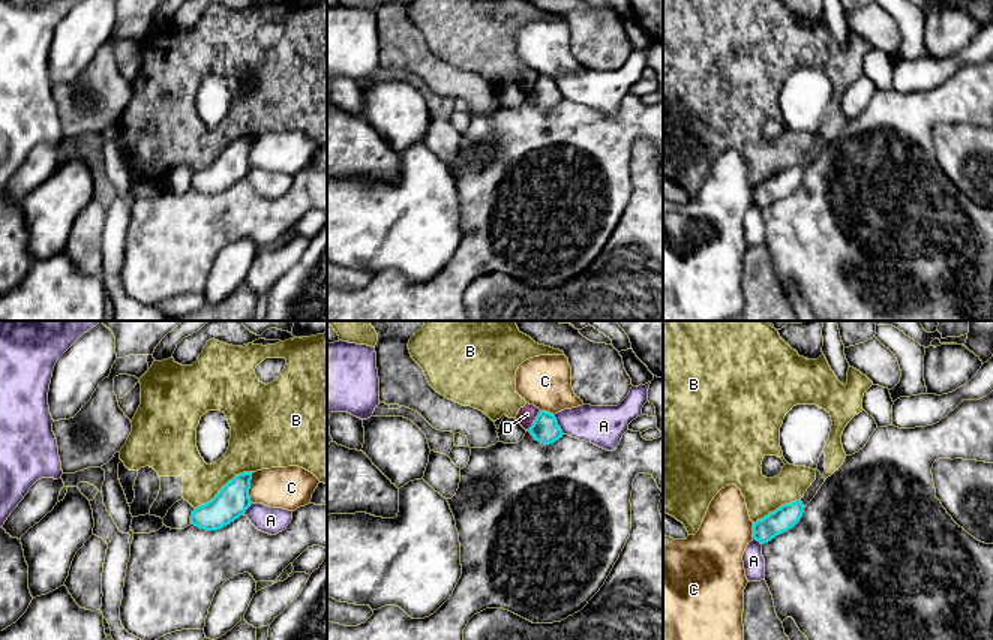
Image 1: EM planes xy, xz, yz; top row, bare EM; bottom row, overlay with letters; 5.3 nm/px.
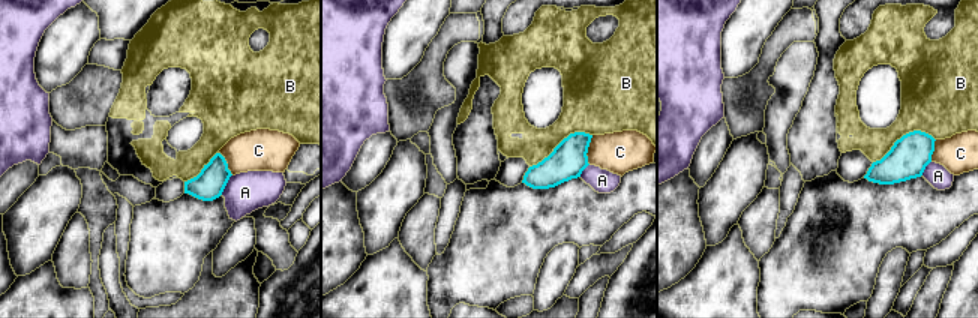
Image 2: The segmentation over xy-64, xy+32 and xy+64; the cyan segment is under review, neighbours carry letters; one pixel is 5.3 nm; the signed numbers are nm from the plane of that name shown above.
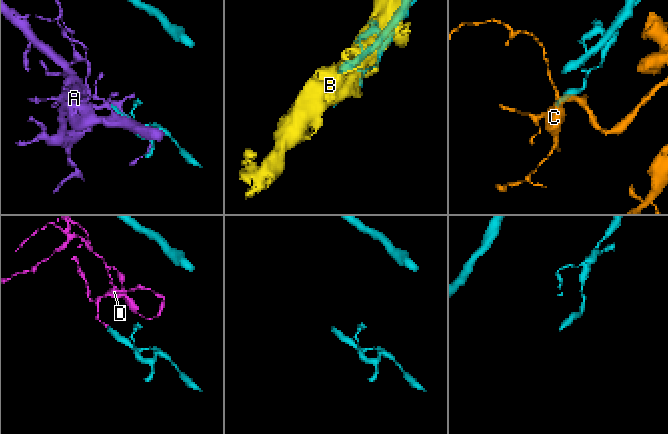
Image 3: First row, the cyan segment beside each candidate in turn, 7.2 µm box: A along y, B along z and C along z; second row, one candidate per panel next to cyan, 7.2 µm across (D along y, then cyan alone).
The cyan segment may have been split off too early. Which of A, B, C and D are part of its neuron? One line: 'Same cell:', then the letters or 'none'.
Same cell: none

